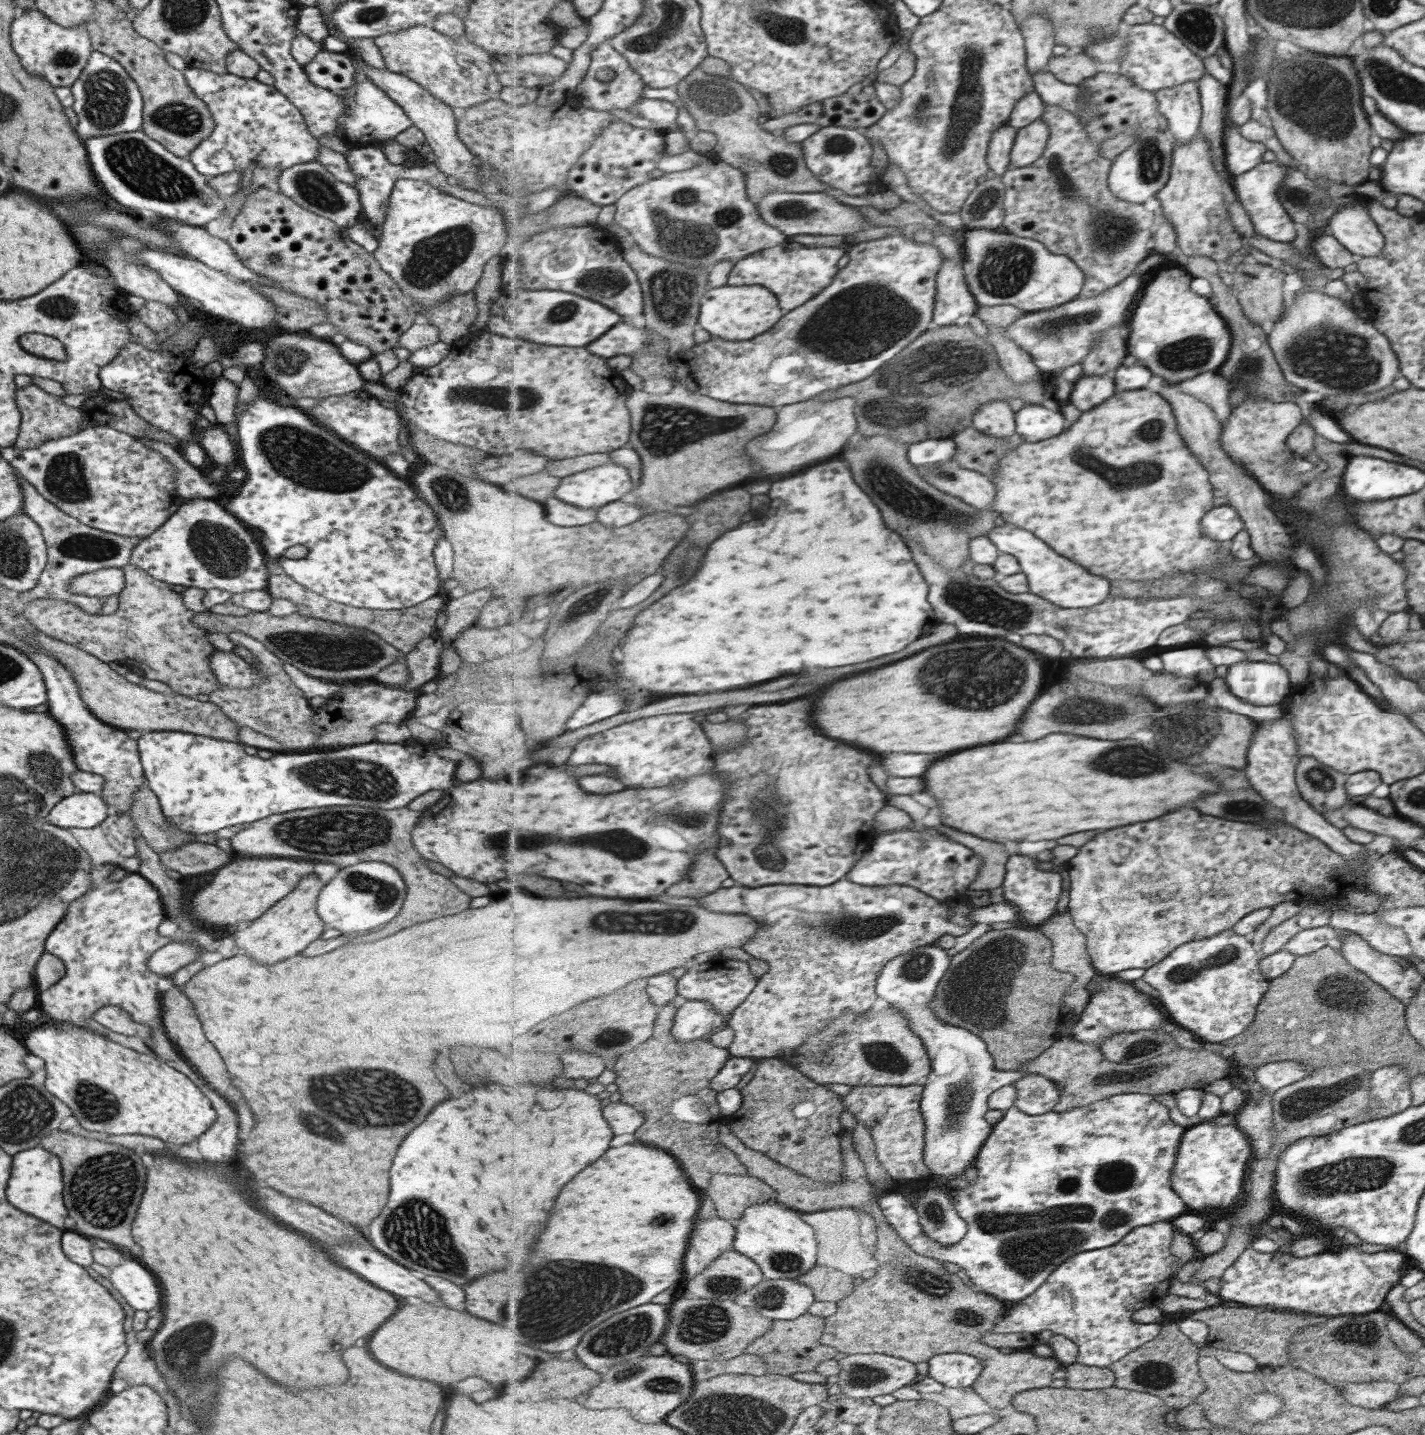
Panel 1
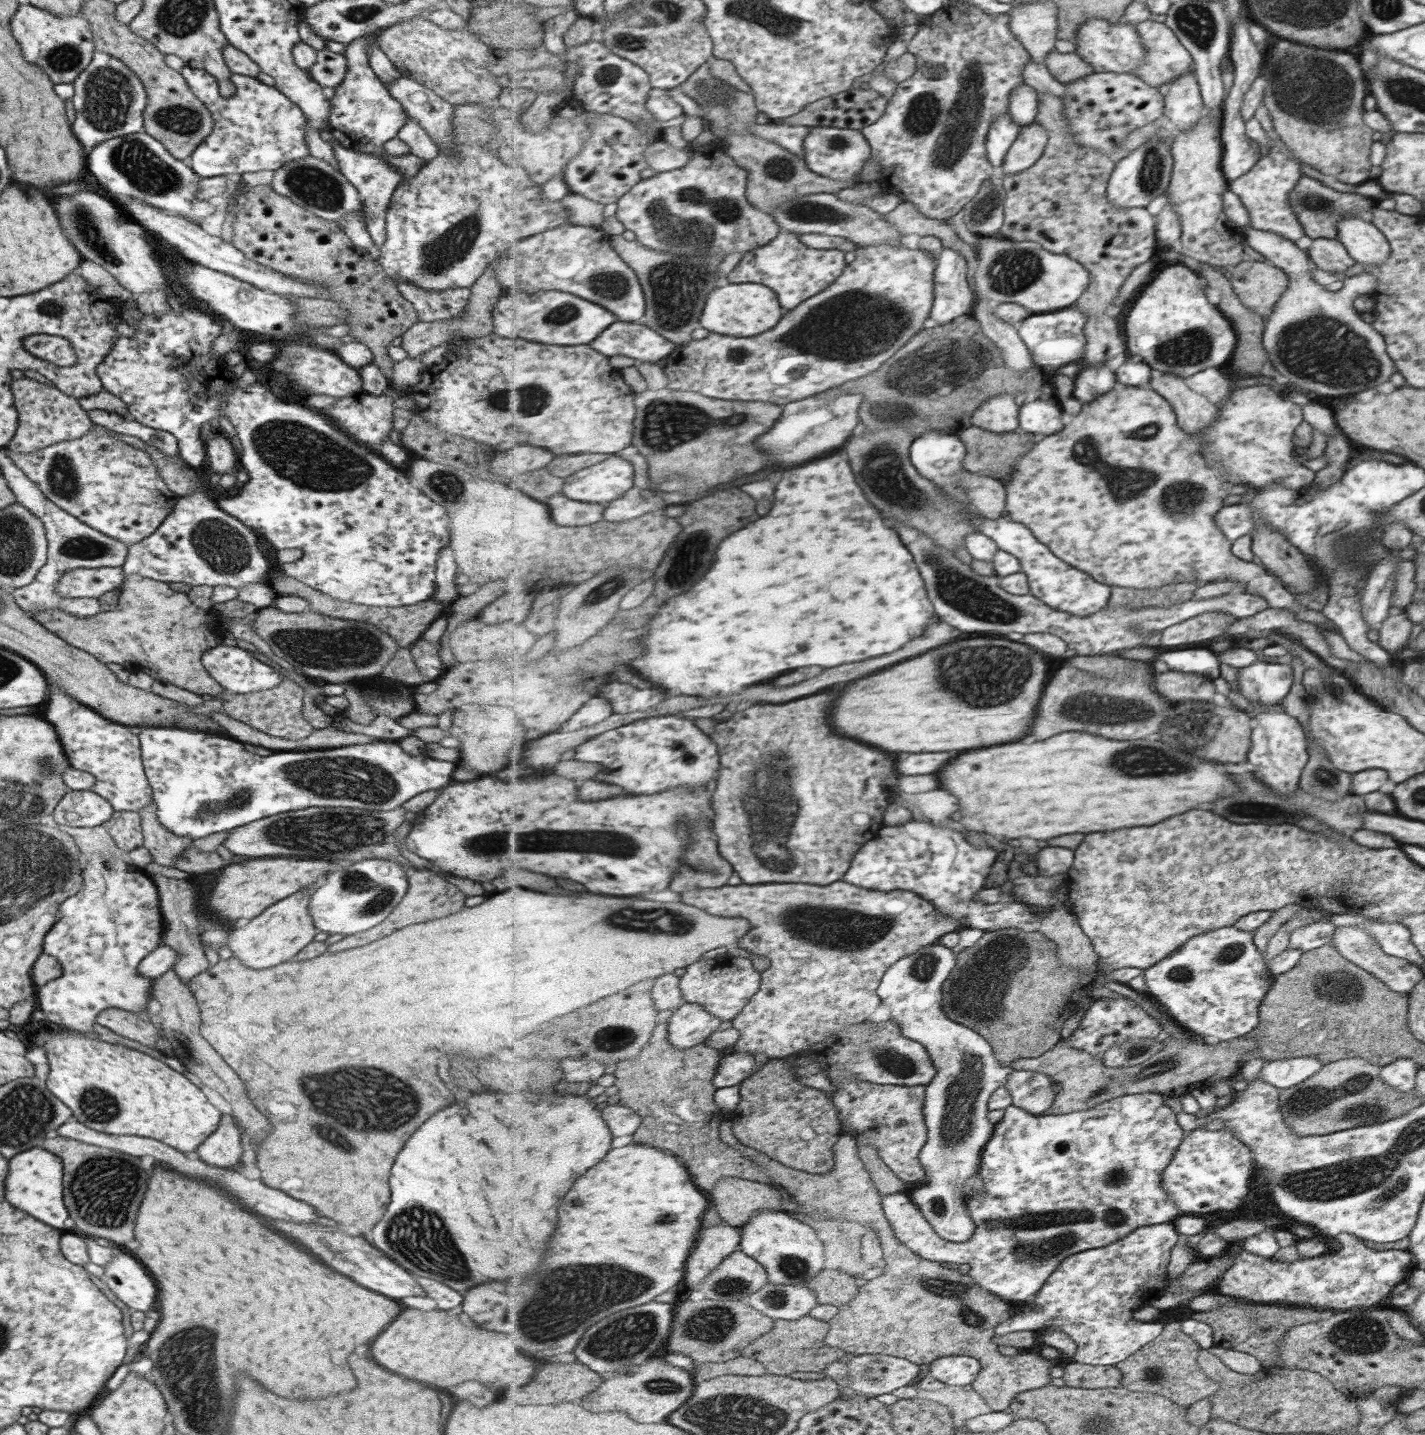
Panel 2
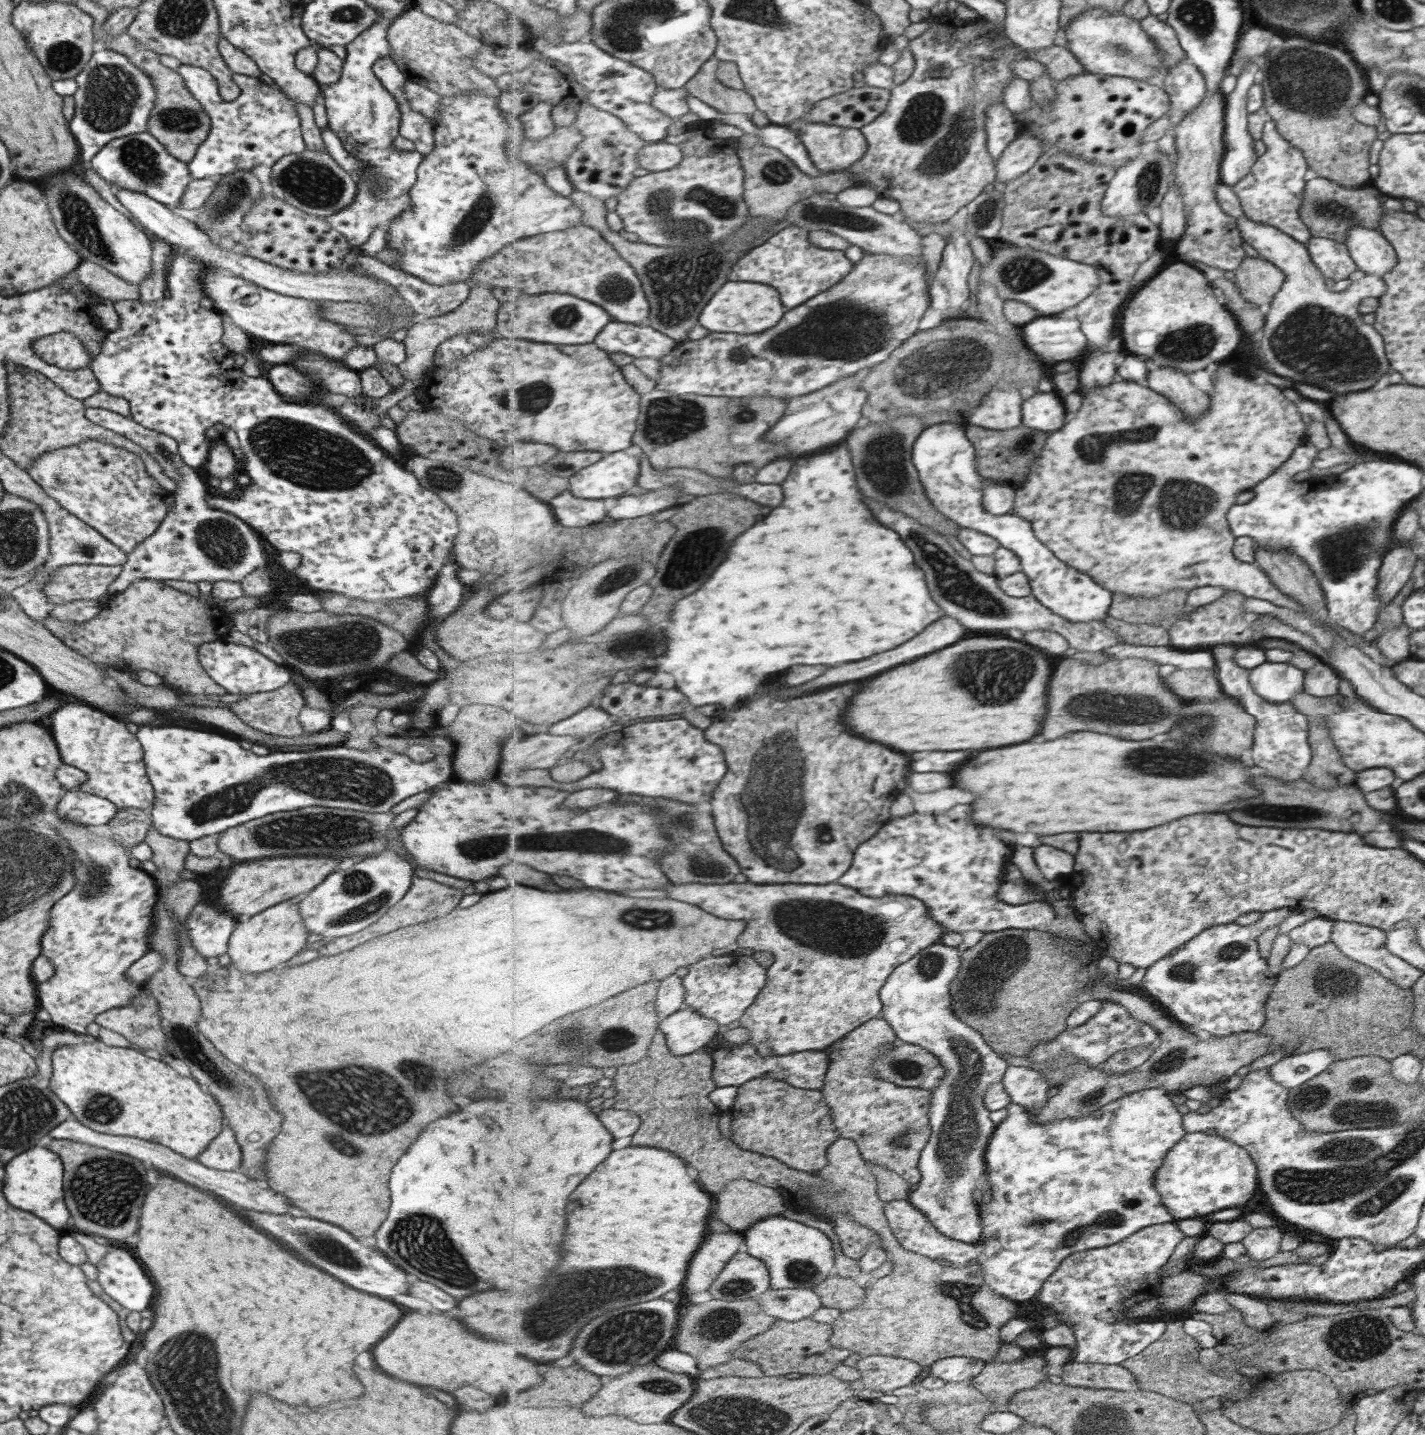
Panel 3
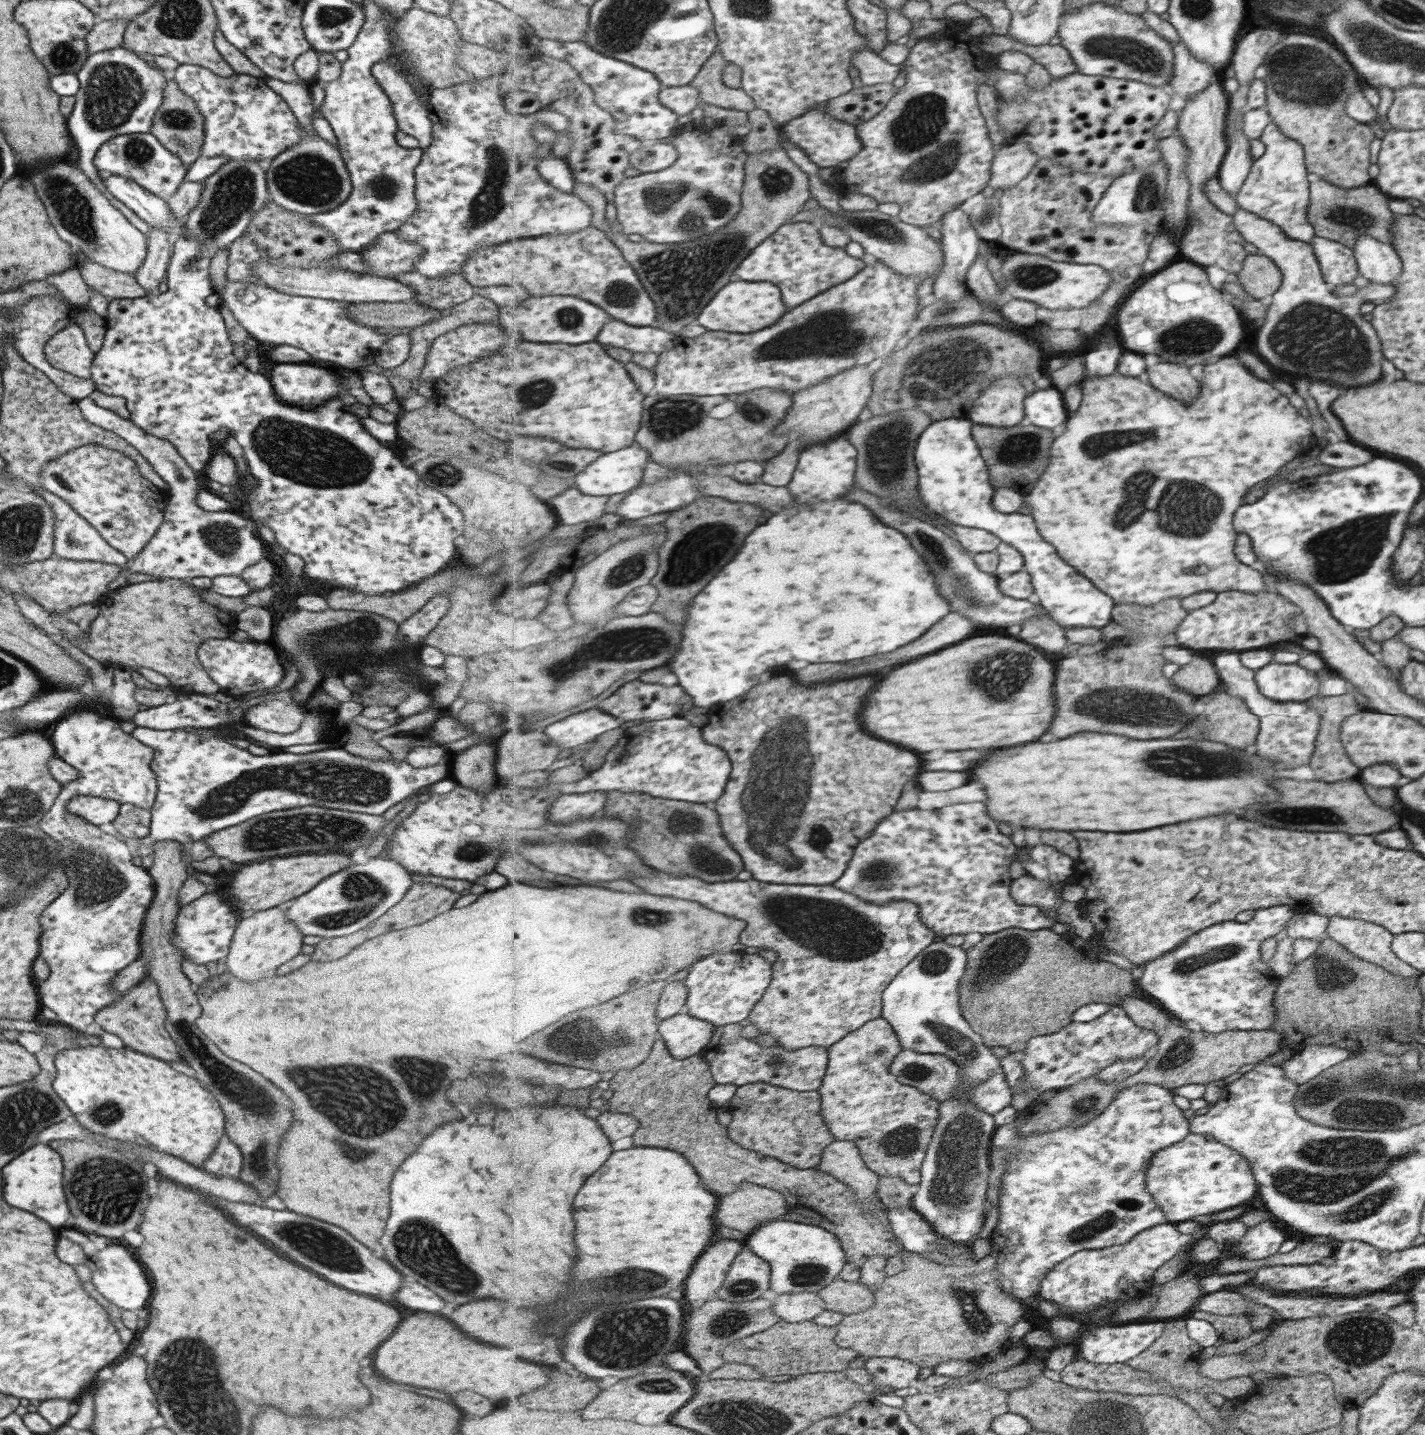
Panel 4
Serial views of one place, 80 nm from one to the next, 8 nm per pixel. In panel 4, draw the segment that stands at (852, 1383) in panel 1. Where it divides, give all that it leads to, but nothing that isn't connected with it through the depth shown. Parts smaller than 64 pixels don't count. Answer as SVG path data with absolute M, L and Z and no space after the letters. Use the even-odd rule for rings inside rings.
M868 1358L864 1366L874 1377L873 1385L877 1387L909 1388L911 1382L921 1374L921 1367L902 1358Z

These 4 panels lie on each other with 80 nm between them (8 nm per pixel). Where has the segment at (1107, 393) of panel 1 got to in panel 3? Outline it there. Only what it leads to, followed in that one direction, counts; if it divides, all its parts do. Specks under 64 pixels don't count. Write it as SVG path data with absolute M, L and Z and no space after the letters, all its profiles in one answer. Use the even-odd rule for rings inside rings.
M1119 351L1105 352L1105 354L1093 353L1087 362L1084 362L1079 376L1081 376L1080 388L1083 390L1091 390L1097 386L1107 386L1113 382L1115 374L1117 374L1117 366L1115 366L1115 358L1119 356Z

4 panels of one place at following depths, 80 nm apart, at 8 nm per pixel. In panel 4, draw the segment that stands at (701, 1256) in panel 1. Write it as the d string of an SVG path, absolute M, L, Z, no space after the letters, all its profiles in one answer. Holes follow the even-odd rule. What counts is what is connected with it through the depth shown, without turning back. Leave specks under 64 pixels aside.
M719 1240L715 1242L701 1262L697 1262L697 1270L693 1270L693 1278L689 1278L687 1300L691 1306L701 1306L706 1302L719 1298L718 1290L724 1285L733 1261L746 1249L739 1240Z

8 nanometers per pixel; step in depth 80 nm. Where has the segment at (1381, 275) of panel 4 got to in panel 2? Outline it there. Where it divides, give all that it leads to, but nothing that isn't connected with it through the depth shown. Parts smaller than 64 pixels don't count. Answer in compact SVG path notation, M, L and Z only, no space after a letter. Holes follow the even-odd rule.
M1350 216L1338 222L1336 238L1359 264L1380 264L1388 260L1390 246L1368 217Z

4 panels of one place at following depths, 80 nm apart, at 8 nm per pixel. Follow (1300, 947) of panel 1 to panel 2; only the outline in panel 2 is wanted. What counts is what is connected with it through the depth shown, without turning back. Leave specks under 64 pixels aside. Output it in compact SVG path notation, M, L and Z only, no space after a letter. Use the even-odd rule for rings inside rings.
M1315 922L1315 924L1301 924L1300 928L1291 932L1289 949L1310 951L1324 944L1331 943L1335 928L1327 922Z

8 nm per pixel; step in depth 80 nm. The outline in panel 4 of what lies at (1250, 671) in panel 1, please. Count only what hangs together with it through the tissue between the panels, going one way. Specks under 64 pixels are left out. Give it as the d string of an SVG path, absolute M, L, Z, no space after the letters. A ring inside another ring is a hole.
M1271 661L1253 673L1259 694L1274 701L1303 703L1320 688L1317 675L1305 667L1299 668L1297 663Z

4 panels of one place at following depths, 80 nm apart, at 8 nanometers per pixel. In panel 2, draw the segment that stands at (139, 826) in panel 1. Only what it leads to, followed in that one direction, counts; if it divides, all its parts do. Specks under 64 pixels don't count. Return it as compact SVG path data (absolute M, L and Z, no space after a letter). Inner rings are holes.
M153 801L137 812L141 817L142 846L149 851L153 863L171 867L173 861L190 846L192 839L175 836L163 828L157 822Z

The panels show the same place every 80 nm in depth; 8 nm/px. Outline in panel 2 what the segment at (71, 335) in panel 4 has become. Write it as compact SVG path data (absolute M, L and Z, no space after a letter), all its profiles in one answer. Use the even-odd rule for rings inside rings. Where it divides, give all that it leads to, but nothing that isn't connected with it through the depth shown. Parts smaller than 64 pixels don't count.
M29 335L24 338L22 345L25 352L55 366L73 366L77 360L70 342L60 336Z

